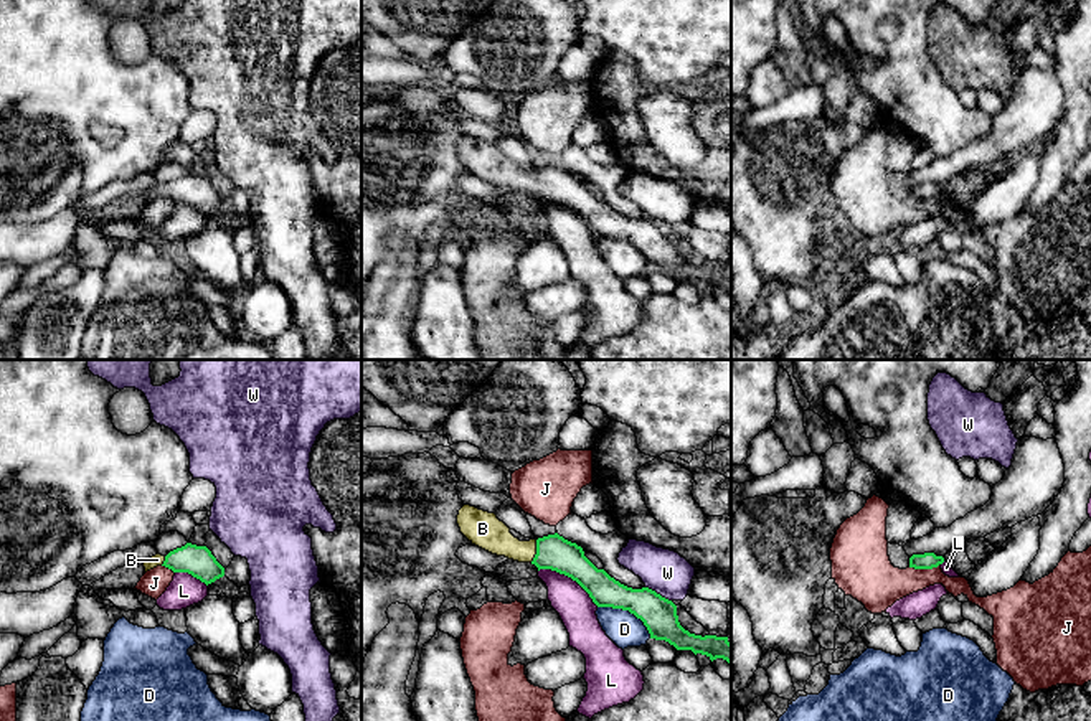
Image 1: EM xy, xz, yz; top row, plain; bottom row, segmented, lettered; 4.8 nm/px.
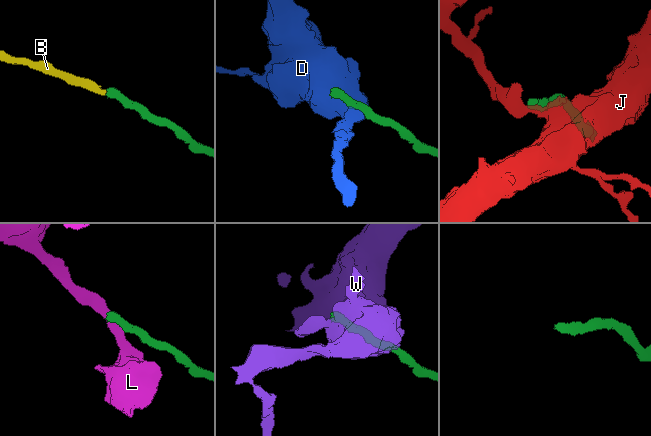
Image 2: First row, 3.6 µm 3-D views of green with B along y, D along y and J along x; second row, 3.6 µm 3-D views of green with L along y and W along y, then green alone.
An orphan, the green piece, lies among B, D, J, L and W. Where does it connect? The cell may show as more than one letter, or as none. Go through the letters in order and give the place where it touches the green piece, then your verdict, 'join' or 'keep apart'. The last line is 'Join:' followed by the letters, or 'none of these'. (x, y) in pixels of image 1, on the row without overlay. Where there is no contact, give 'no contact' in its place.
B: meets green in xz at (537, 182); join
D: meets green in xz at (628, 240); keep apart
J: meets green in yz at (923, 198); keep apart
L: meets green in xz at (570, 207); keep apart
W: meets green in xz at (659, 225); keep apart
Join: B

